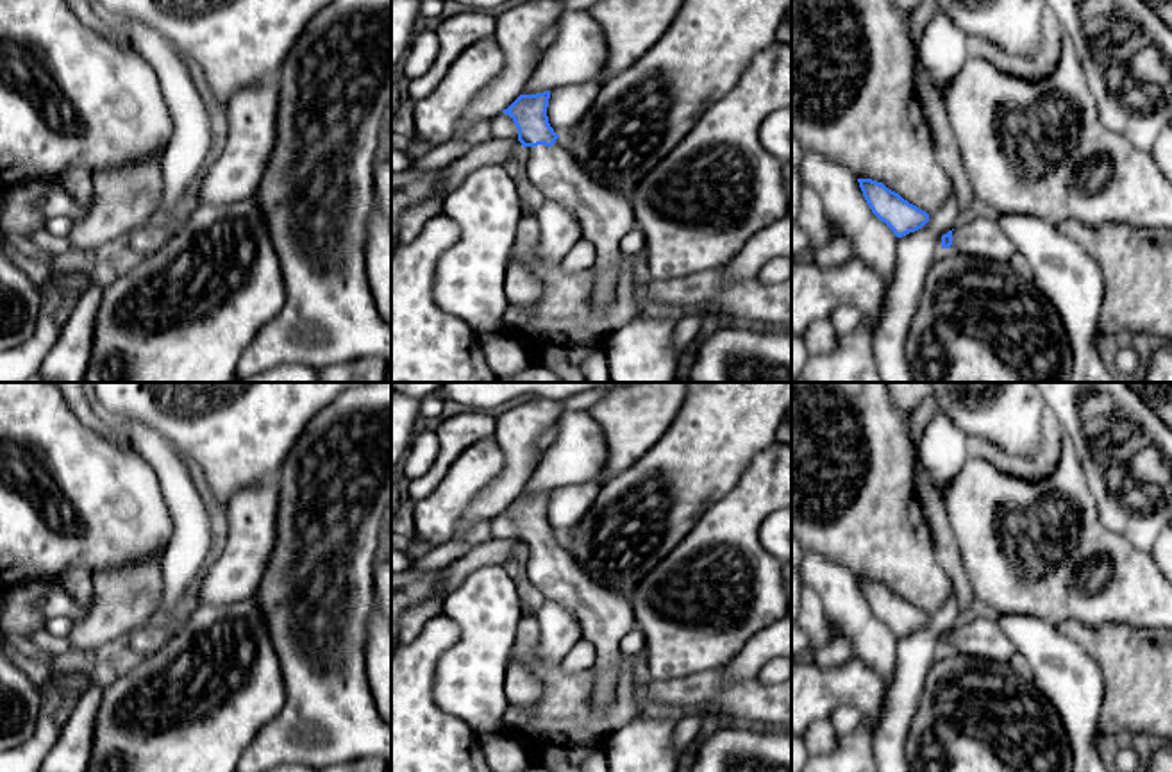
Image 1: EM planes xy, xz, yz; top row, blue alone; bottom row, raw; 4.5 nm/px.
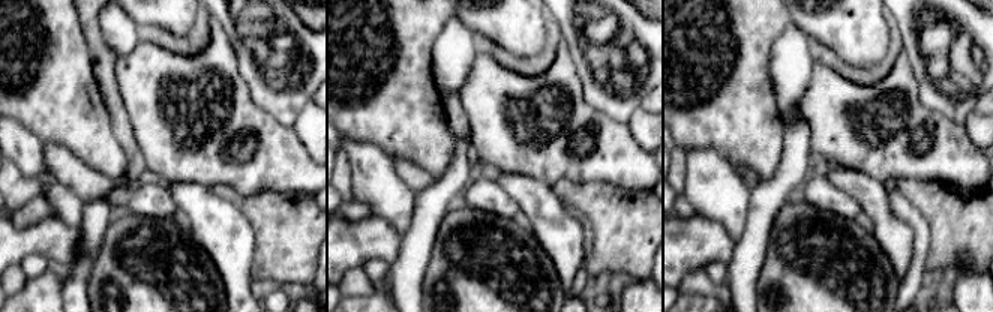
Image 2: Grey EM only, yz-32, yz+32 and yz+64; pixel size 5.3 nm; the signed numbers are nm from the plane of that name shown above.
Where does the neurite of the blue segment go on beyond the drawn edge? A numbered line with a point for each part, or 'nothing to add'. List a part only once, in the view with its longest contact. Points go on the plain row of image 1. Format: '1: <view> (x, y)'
1: xz (604, 615)

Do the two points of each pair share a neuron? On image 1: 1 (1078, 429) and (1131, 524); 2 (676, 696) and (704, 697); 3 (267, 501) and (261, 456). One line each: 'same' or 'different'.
1: same
2: same
3: different

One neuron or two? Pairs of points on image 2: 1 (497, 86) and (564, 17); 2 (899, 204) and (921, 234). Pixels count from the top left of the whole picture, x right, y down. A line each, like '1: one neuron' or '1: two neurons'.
1: two neurons
2: one neuron

